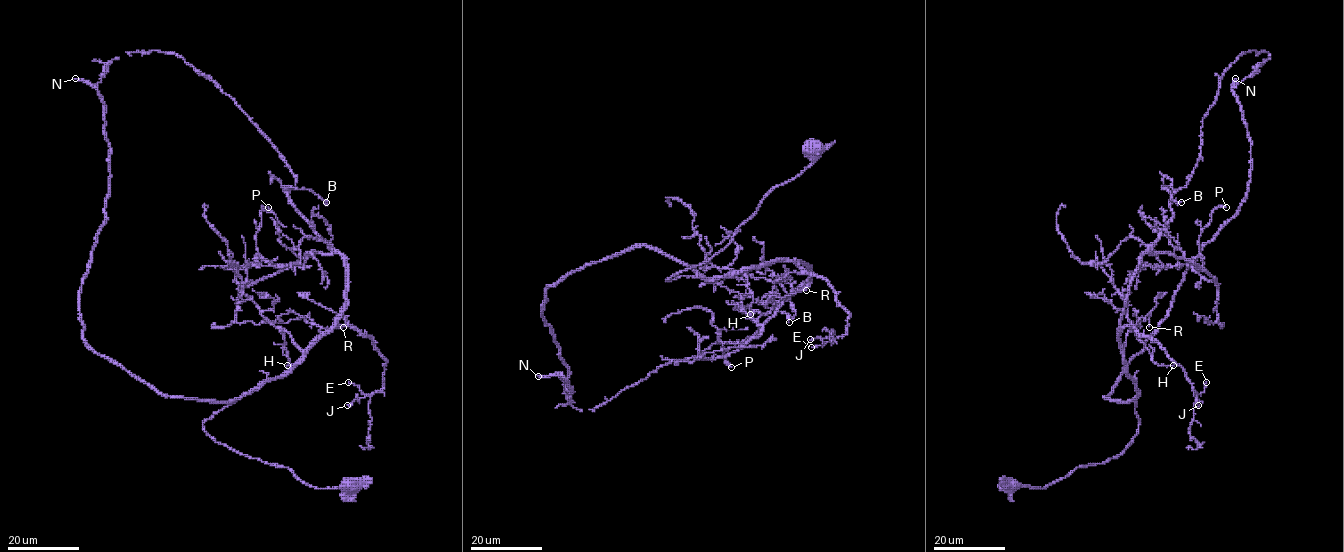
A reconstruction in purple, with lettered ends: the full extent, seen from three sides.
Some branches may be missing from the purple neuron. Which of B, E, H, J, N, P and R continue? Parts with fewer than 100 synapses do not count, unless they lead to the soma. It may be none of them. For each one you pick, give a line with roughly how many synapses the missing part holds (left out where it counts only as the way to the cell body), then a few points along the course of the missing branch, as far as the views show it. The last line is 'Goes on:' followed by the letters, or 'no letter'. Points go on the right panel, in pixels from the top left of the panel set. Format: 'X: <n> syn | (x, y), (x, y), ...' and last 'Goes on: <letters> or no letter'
N: 850 syn | (1235, 78), (1175, 83), (1108, 195), (1064, 191), (1093, 149), (1143, 120), (1160, 128), (1166, 156)
Goes on: N

